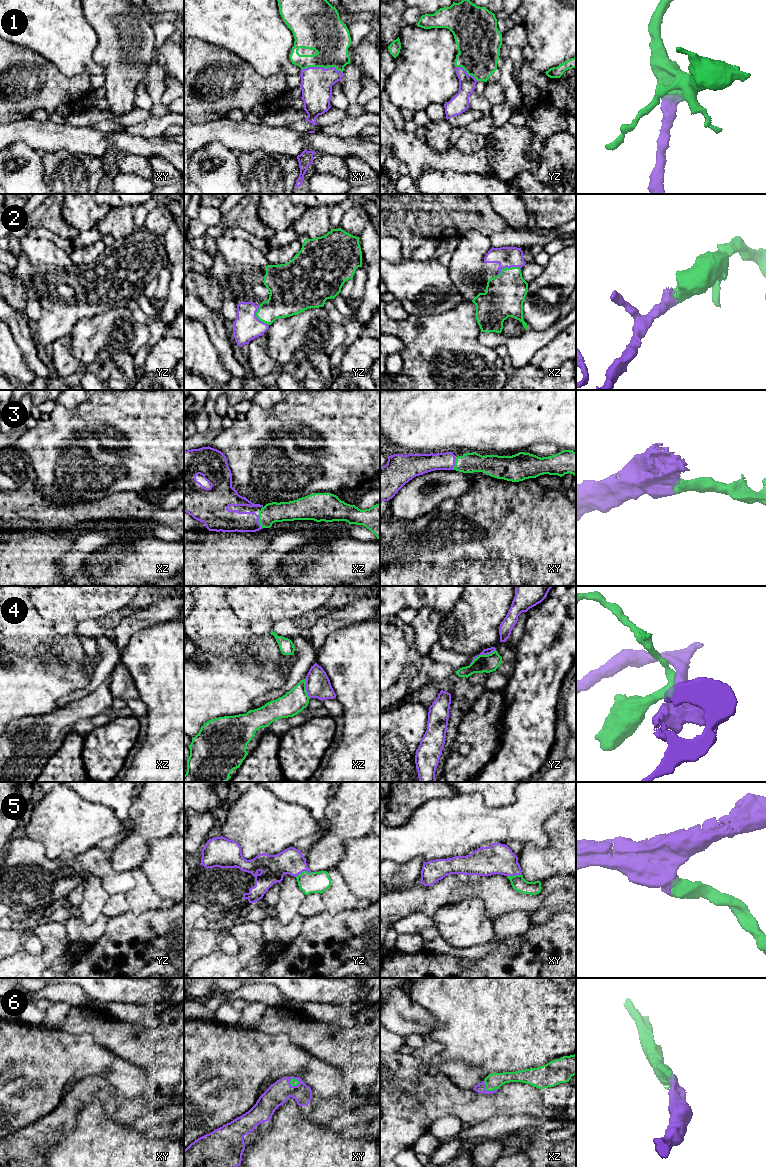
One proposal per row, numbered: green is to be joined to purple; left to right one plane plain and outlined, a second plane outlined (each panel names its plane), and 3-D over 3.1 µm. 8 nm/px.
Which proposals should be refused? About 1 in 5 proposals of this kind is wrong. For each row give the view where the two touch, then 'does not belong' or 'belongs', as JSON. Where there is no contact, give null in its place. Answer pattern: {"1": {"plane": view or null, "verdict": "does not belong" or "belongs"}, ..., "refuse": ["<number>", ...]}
{"1": {"plane": "xy", "verdict": "belongs"}, "2": {"plane": "xz", "verdict": "belongs"}, "3": {"plane": "xz", "verdict": "belongs"}, "4": {"plane": "yz", "verdict": "does not belong"}, "5": {"plane": "yz", "verdict": "belongs"}, "6": {"plane": "xz", "verdict": "belongs"}, "refuse": ["4"]}

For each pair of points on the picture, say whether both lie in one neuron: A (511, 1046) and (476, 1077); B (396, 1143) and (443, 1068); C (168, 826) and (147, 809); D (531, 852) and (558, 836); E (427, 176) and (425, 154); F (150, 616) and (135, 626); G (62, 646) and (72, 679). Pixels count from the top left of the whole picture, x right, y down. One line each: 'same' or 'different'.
A: different
B: different
C: same
D: same
E: different
F: same
G: different

